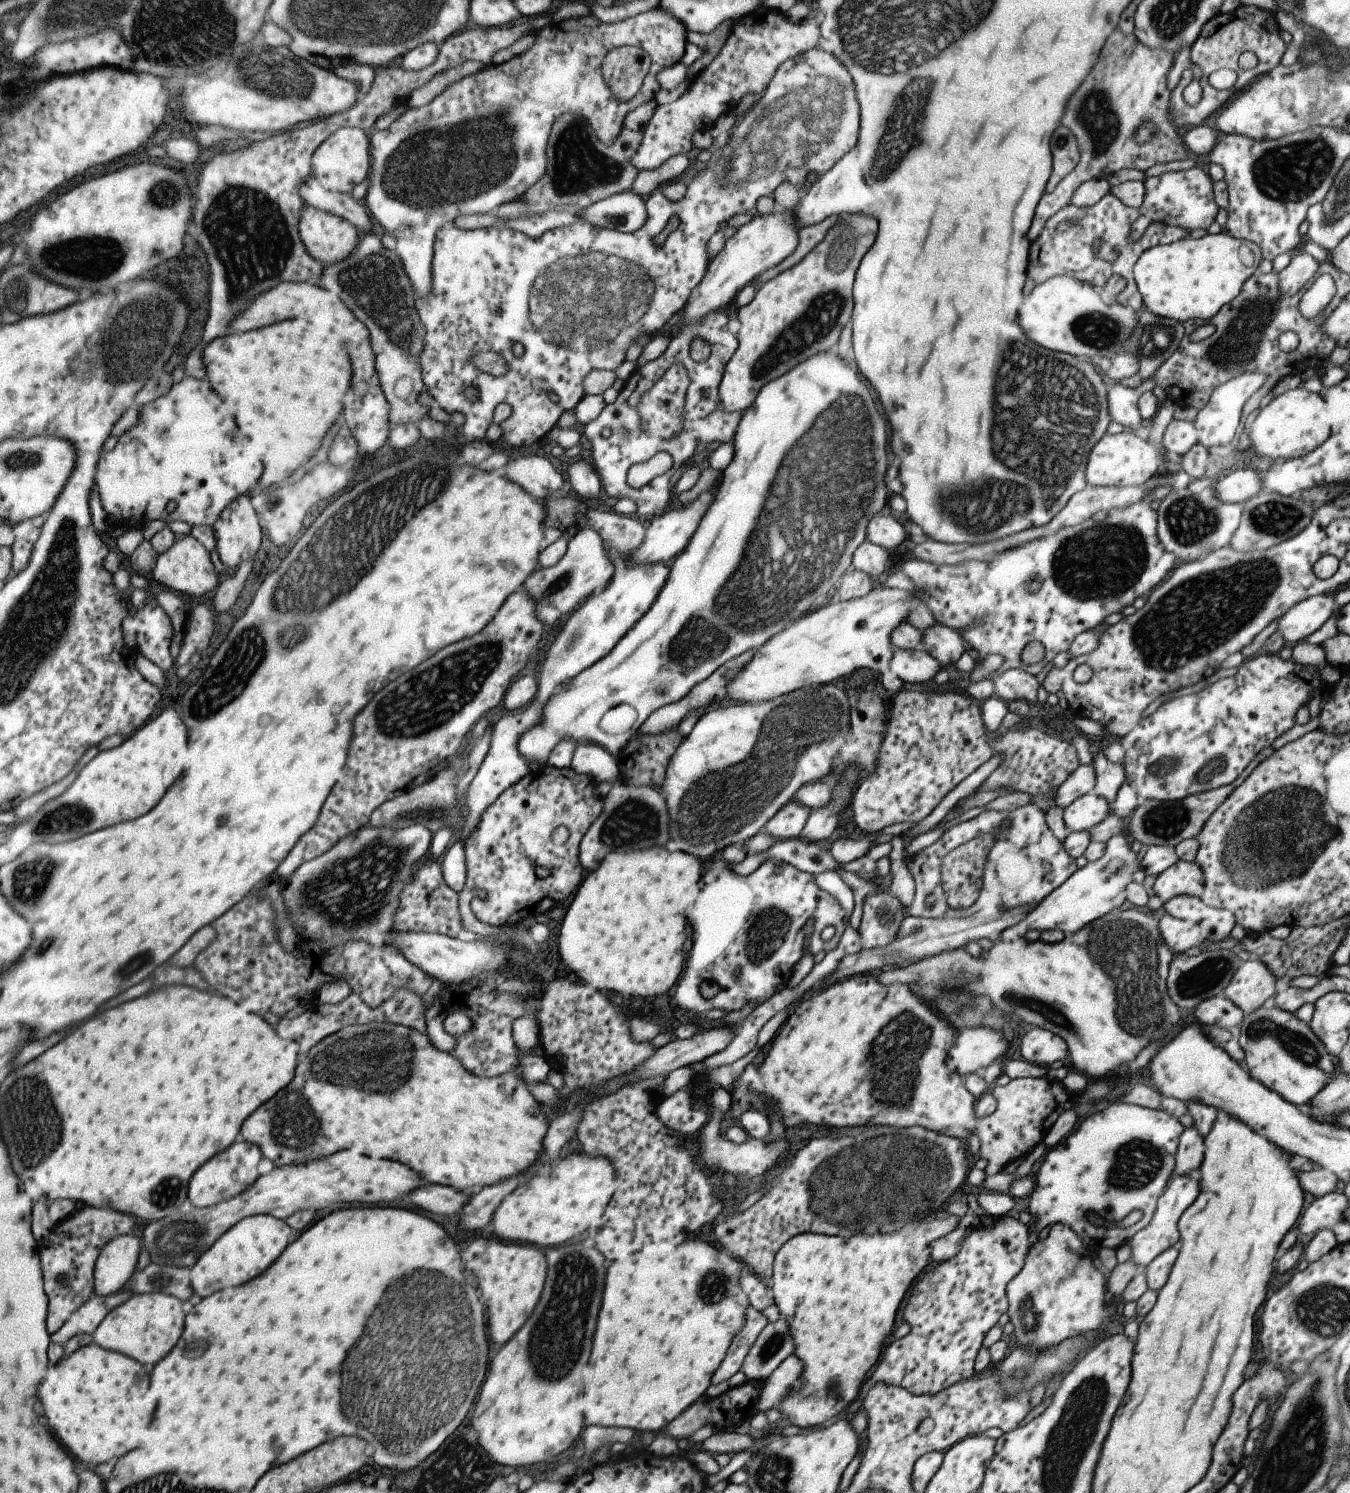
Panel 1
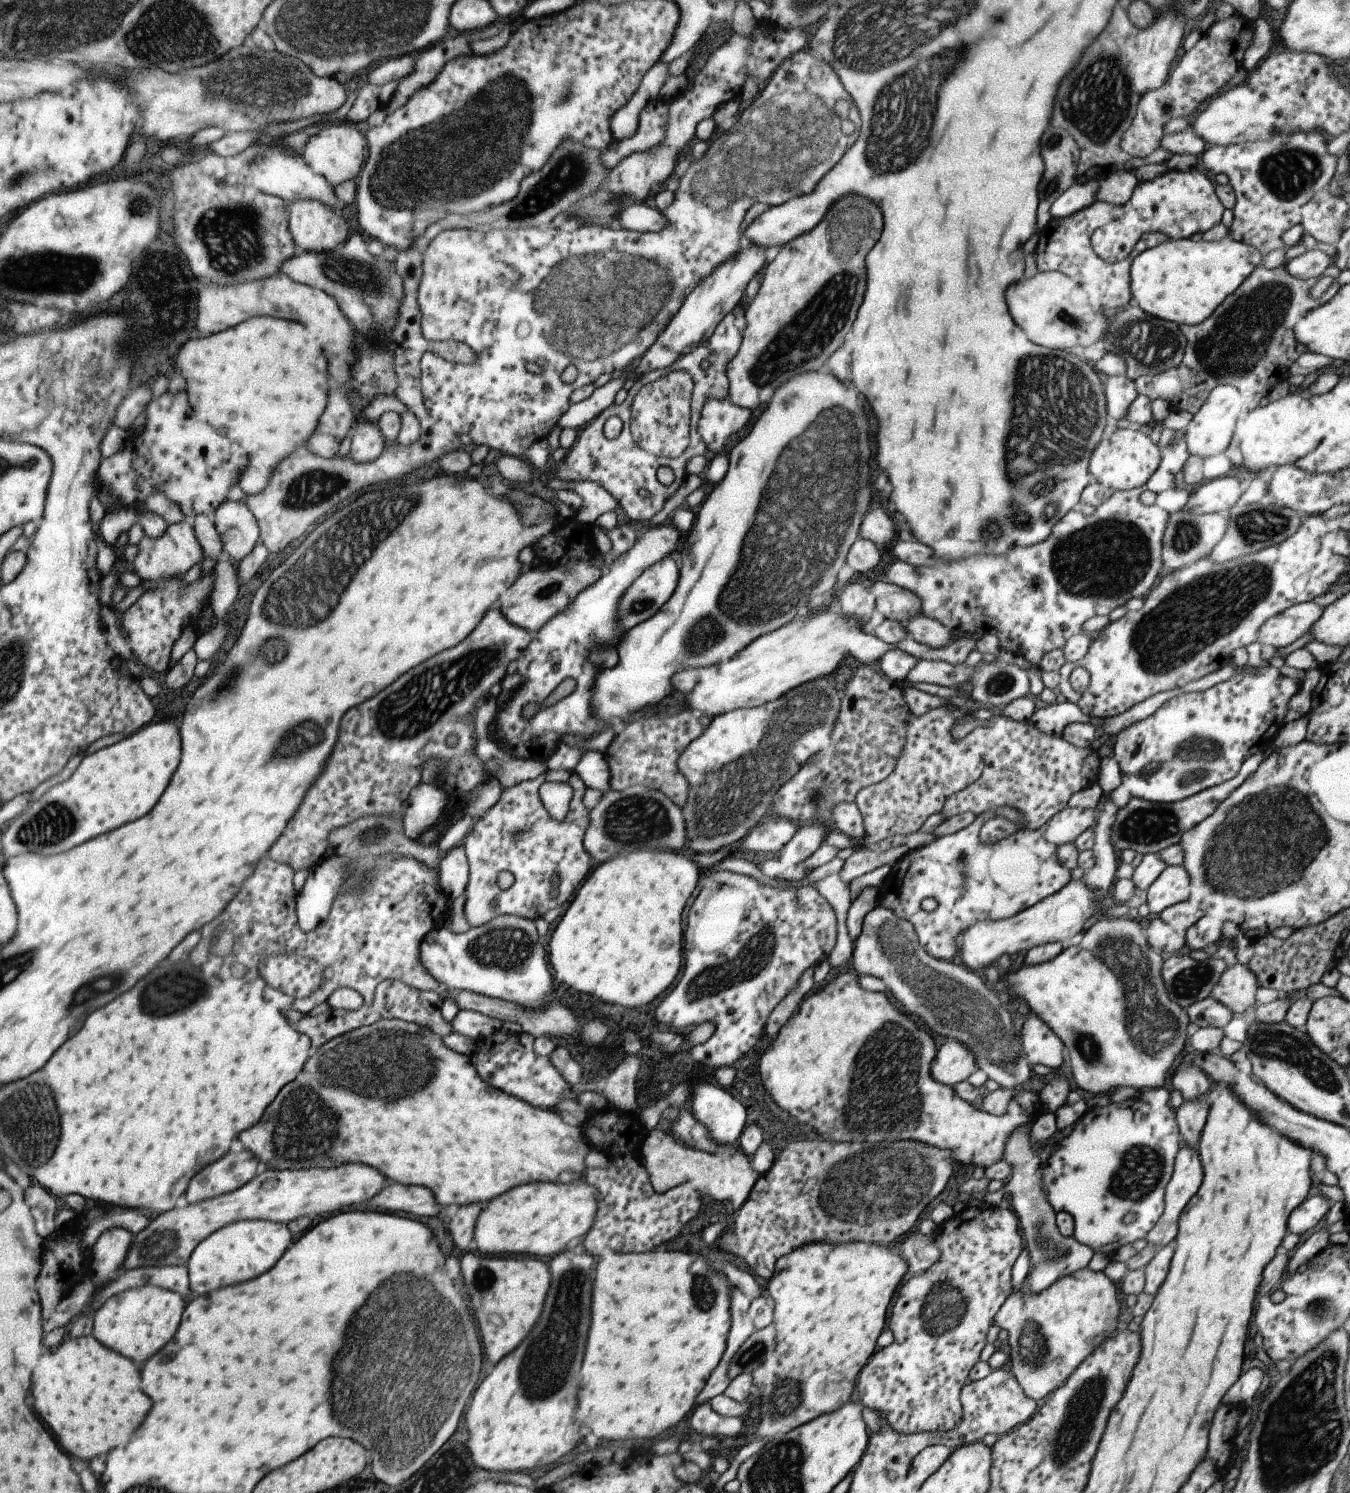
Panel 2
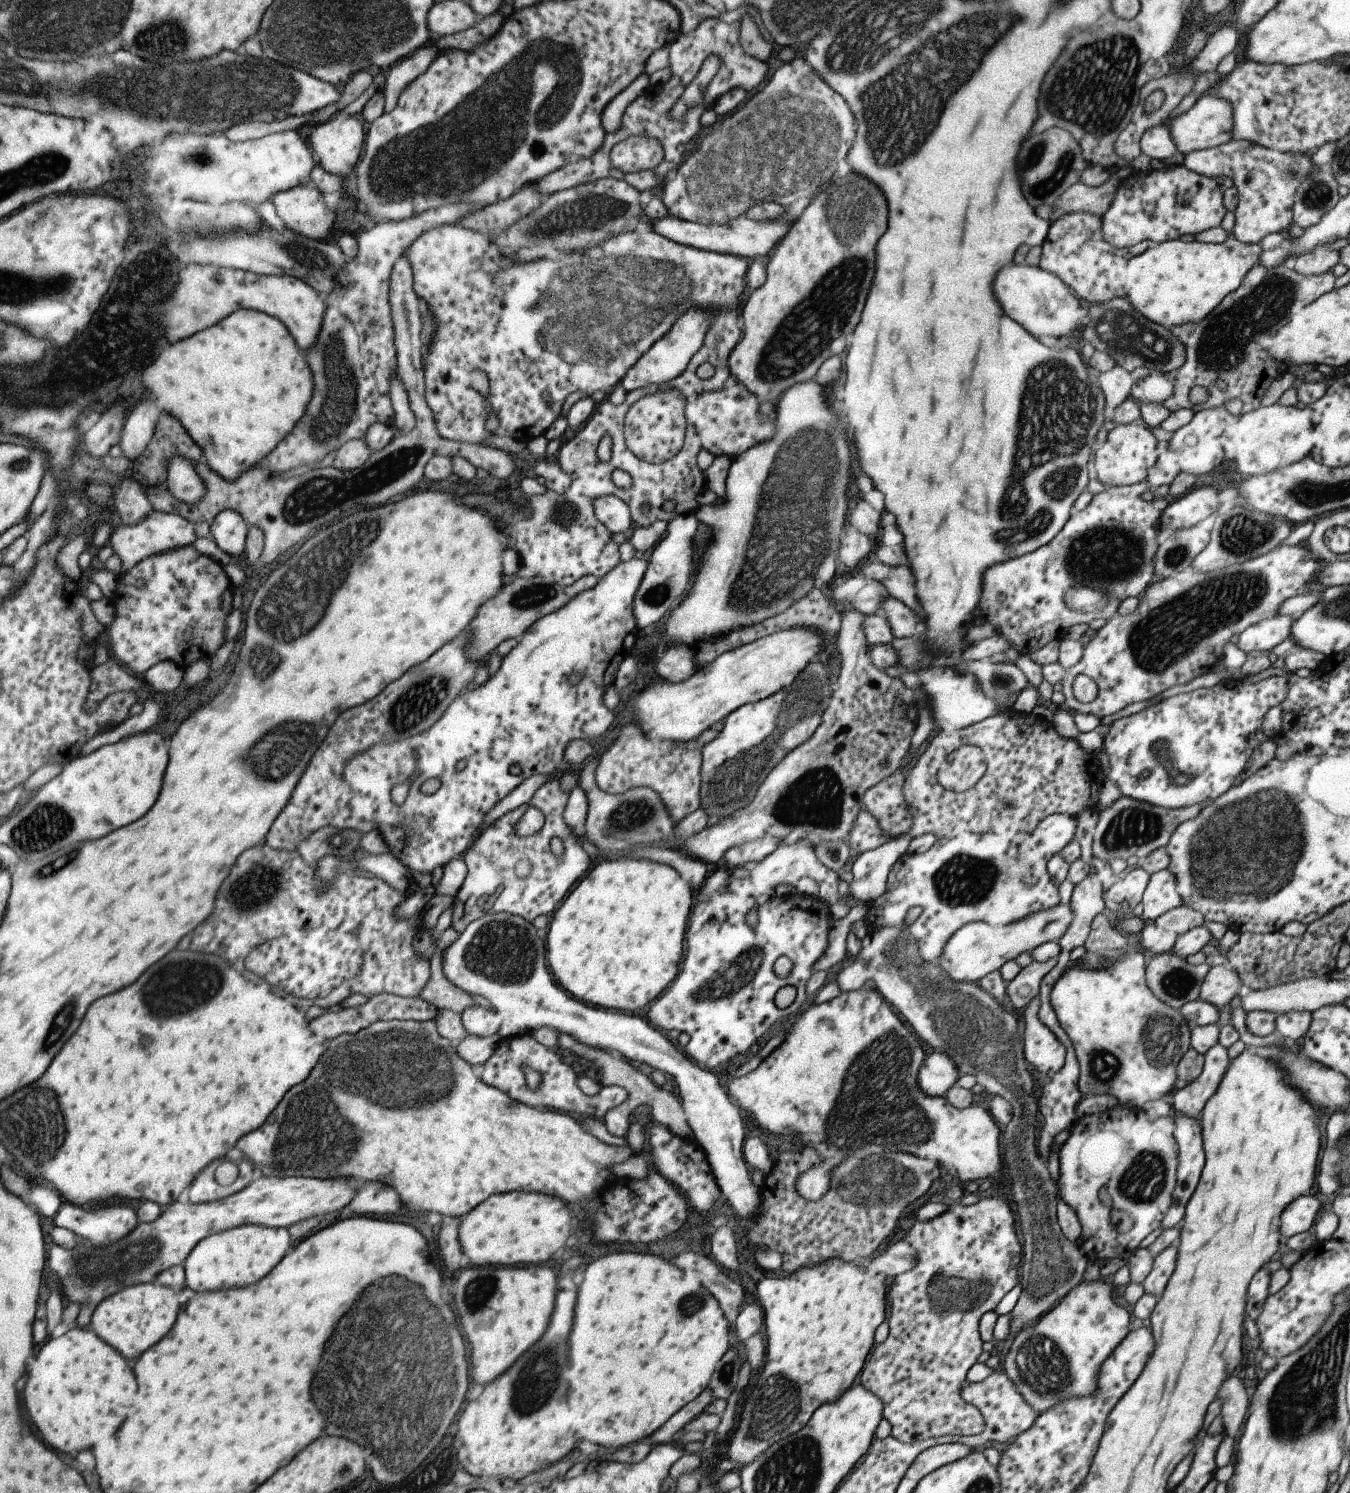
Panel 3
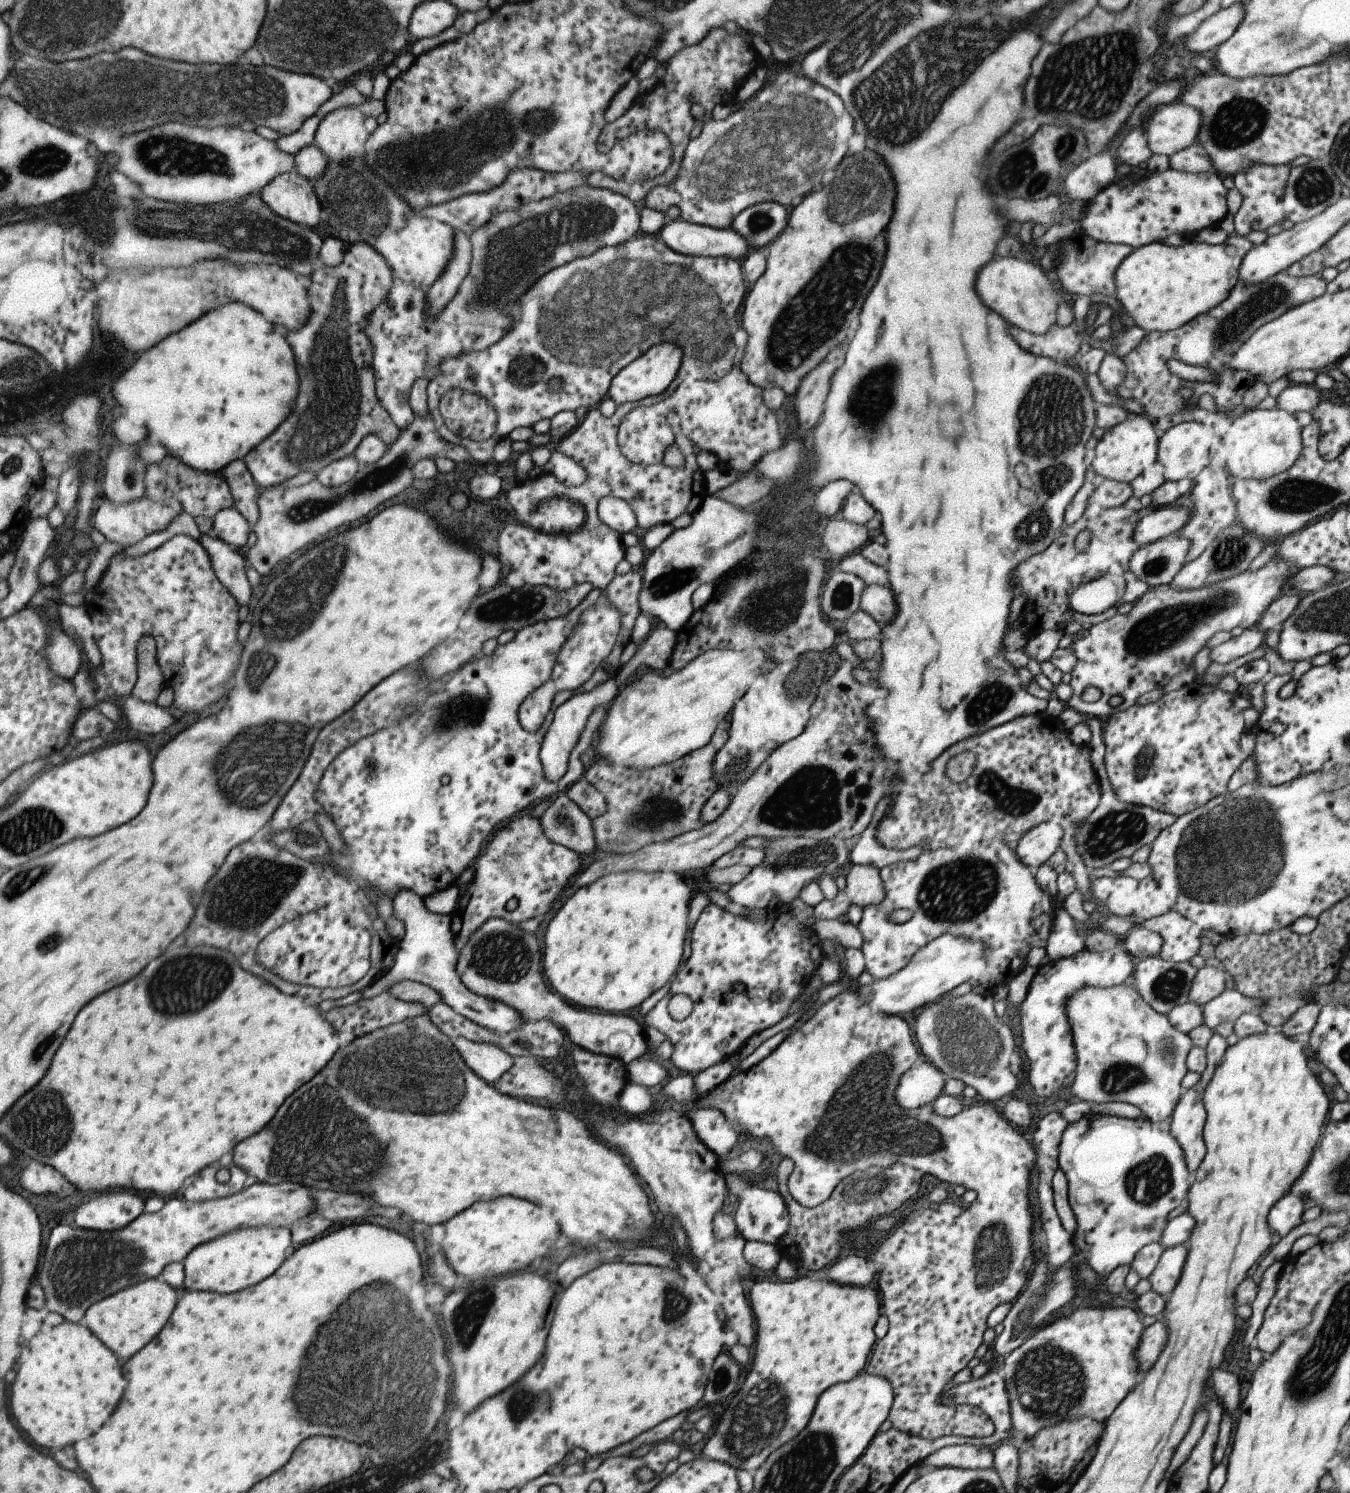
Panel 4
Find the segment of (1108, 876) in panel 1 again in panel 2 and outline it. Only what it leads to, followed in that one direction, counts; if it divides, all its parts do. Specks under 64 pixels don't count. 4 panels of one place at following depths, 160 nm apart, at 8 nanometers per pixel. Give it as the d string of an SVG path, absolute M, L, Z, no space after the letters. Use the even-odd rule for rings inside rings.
M1083 879L1070 880L1053 894L1011 917L973 923L968 928L966 939L957 950L955 960L968 969L981 973L981 968L995 964L997 958L1003 954L1013 958L1020 950L1028 951L1037 945L1069 940L1077 932L1083 932L1083 923L1095 914L1095 908L1100 907L1098 902L1102 898L1099 898L1097 893L1089 890Z

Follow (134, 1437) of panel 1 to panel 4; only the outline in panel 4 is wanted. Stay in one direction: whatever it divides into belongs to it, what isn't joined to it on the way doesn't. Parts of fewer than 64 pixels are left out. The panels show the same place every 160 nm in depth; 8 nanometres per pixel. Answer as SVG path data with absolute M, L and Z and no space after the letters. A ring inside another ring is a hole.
M65 1322L51 1334L41 1334L31 1342L31 1348L23 1348L23 1360L19 1360L17 1380L13 1384L11 1410L17 1416L19 1426L31 1434L31 1440L41 1448L65 1448L83 1438L89 1438L103 1426L117 1410L125 1394L123 1366L115 1352L111 1352L100 1338L87 1326Z

